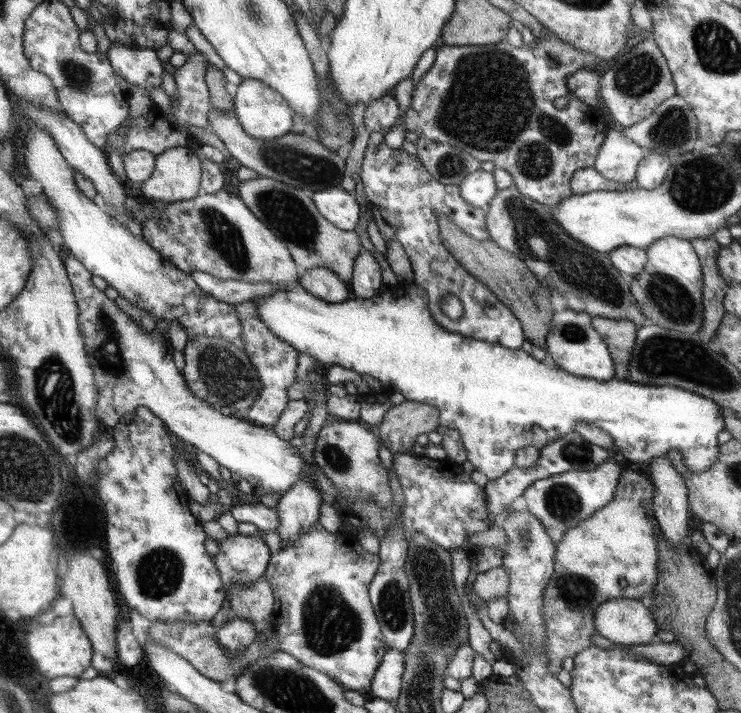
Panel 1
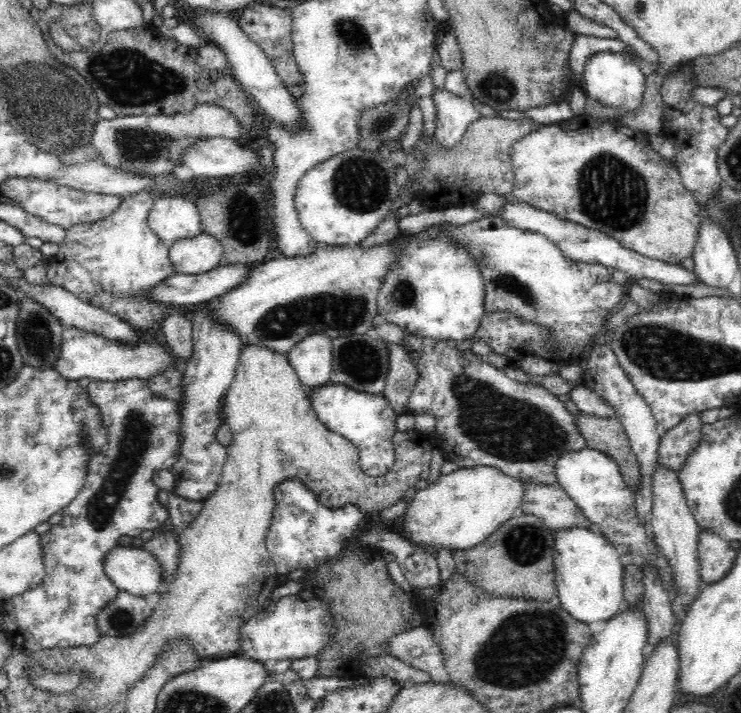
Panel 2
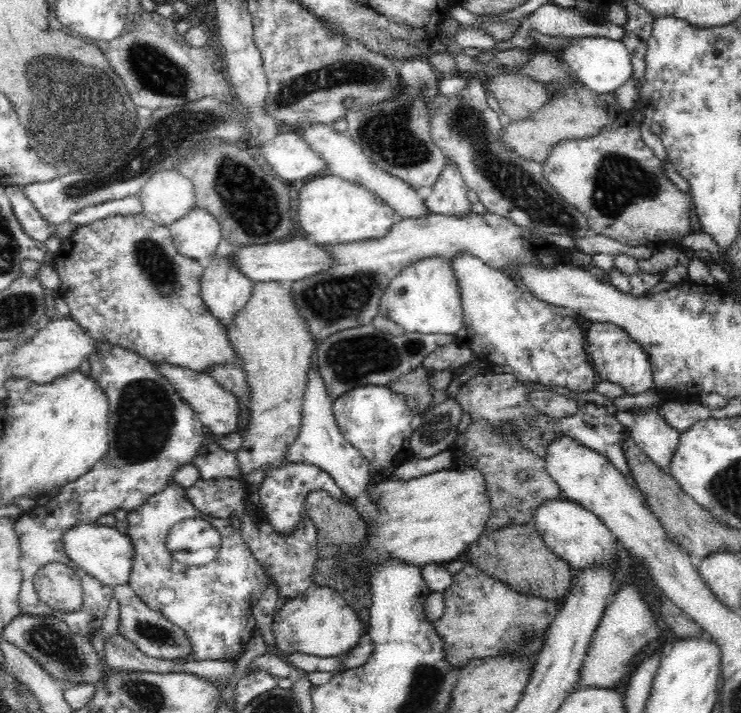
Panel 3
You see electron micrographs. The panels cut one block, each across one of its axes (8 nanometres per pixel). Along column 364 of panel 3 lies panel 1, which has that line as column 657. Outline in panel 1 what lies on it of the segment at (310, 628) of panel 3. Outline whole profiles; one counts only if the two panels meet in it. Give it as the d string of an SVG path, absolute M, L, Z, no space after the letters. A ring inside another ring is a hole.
M632 598L608 600L596 610L598 635L616 645L633 647L650 644L658 626L647 601Z

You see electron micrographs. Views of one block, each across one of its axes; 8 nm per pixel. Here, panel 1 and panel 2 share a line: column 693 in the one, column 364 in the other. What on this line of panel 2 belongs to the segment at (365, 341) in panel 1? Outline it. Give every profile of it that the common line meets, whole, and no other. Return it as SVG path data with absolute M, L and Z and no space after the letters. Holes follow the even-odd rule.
M326 384L319 390L308 392L312 408L318 420L328 430L350 440L359 453L359 463L368 476L382 476L395 463L392 436L396 434L396 418L399 414L391 401L382 393L355 392L342 384Z

